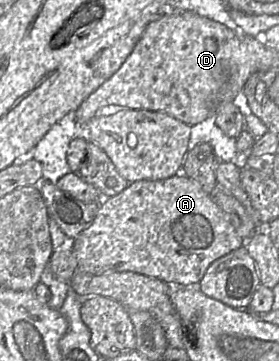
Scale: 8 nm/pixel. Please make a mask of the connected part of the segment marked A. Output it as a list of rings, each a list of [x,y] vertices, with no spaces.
[[[179,173],[163,180],[142,180],[129,183],[128,187],[121,193],[110,197],[102,198],[99,205],[99,211],[92,224],[82,231],[75,239],[69,239],[68,246],[71,246],[78,262],[77,272],[84,272],[92,275],[102,275],[104,273],[114,272],[134,272],[148,277],[159,279],[171,287],[186,287],[193,284],[199,284],[208,267],[218,258],[227,255],[245,245],[245,240],[236,236],[235,228],[229,220],[229,217],[215,203],[211,194],[206,193],[199,182]]]

